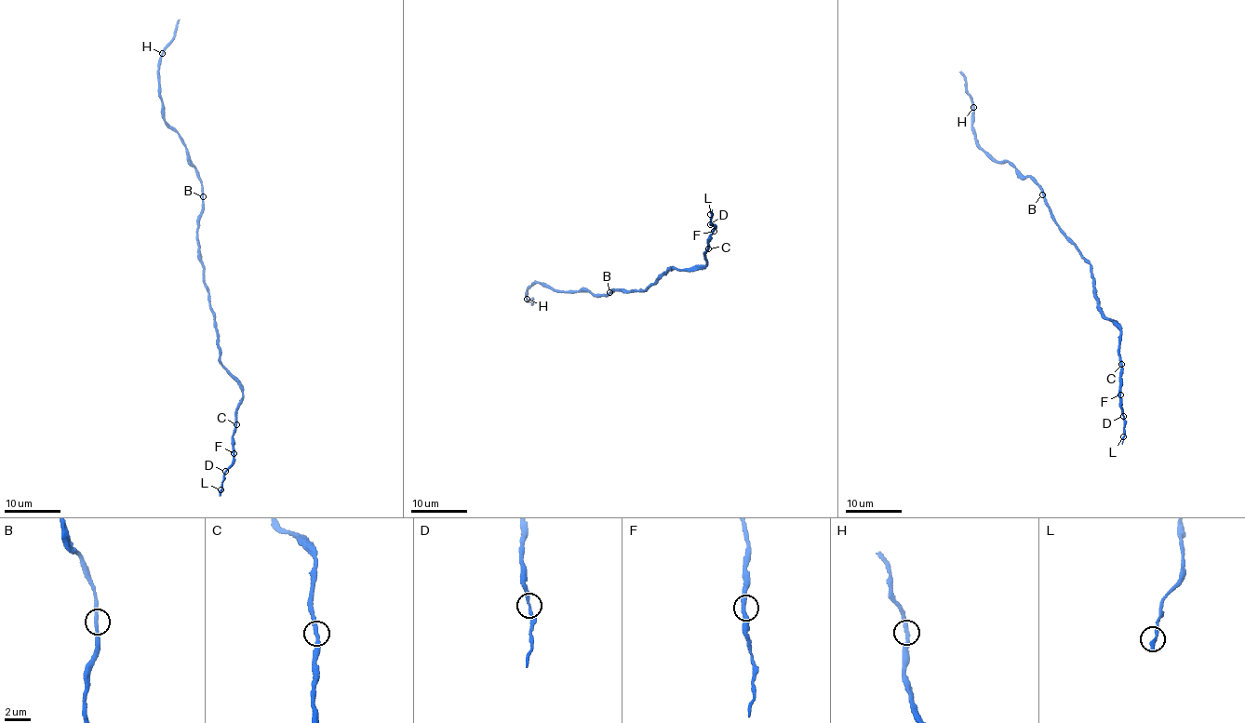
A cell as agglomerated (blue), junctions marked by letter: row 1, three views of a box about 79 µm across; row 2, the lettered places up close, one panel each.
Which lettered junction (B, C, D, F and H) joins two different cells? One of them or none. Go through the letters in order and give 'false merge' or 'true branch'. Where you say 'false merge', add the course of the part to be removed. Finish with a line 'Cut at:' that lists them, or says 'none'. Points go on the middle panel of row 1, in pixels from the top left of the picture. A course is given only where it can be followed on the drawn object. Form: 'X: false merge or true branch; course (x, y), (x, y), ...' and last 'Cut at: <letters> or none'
B: true branch
C: true branch
D: true branch
F: true branch
H: true branch
Cut at: none

